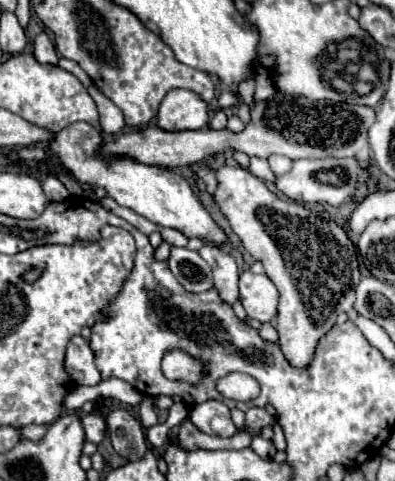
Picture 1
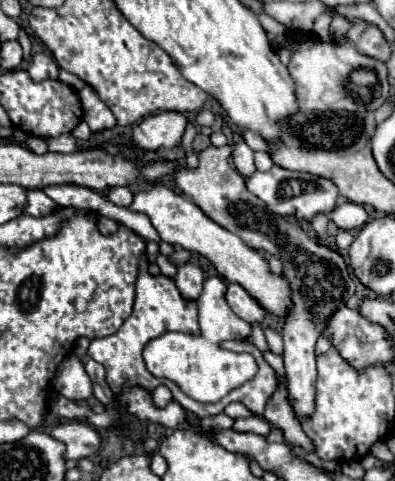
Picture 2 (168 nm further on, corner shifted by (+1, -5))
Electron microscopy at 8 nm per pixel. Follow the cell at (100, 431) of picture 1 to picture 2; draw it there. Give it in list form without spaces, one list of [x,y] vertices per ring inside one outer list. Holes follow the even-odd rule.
[[[73,420],[59,424],[51,430],[51,436],[65,444],[65,460],[79,460],[99,450],[99,434],[85,422]]]

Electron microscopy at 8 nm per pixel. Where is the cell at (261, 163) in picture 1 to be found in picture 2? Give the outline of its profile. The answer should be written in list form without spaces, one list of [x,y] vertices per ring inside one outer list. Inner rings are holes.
[[[239,142],[233,150],[233,164],[237,168],[239,174],[243,174],[245,178],[251,176],[251,172],[255,172],[255,164],[253,164],[253,150],[245,144],[245,142]]]

